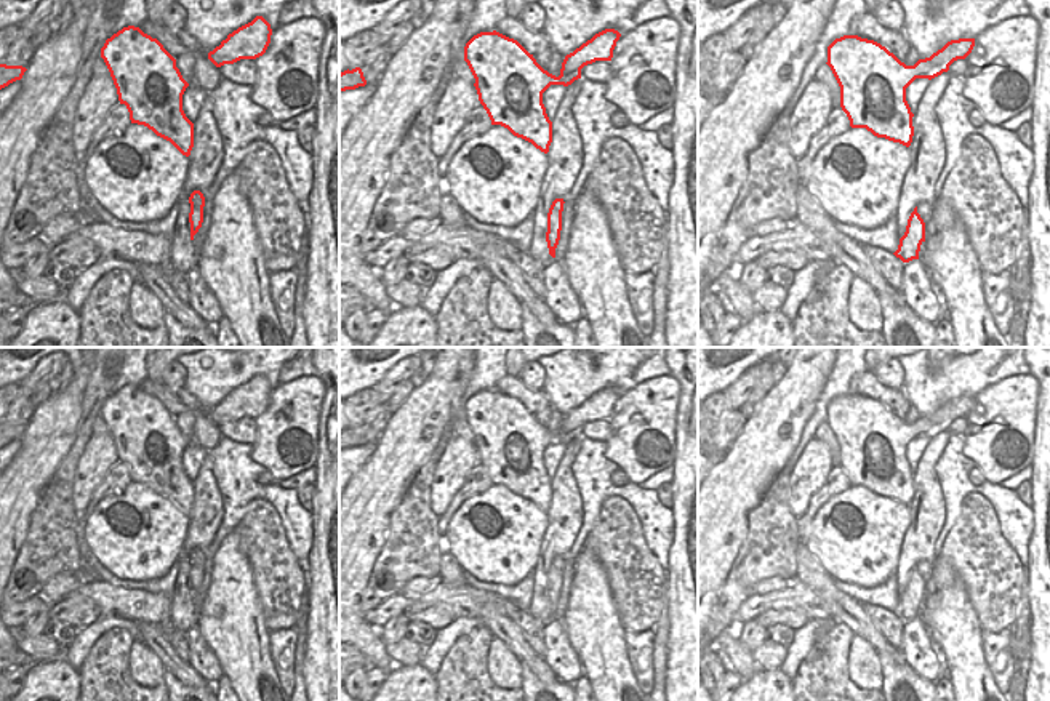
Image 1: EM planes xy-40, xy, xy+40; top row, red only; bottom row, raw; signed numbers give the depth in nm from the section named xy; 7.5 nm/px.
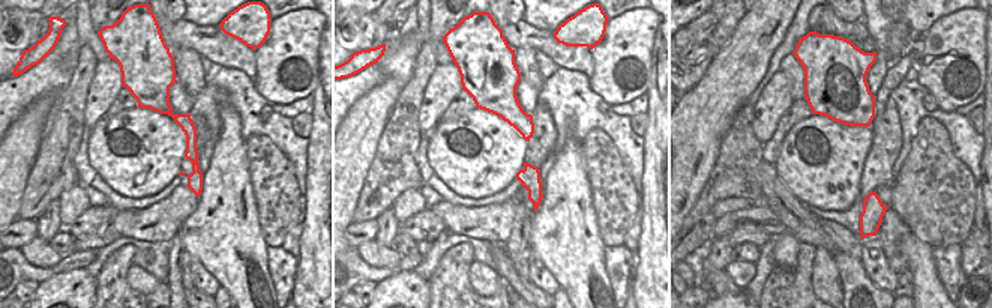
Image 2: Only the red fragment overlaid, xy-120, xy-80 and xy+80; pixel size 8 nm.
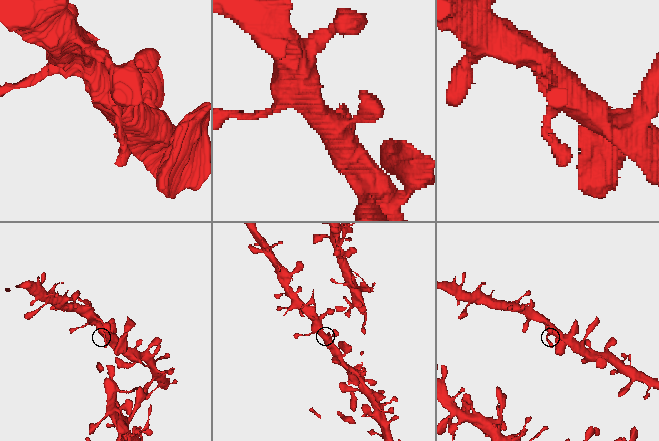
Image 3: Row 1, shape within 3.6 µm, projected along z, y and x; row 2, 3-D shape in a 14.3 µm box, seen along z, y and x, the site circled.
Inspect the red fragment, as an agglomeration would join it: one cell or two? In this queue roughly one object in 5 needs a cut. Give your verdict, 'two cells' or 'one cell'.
one cell

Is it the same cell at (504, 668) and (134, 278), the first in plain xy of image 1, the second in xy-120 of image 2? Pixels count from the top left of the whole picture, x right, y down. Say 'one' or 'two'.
one

